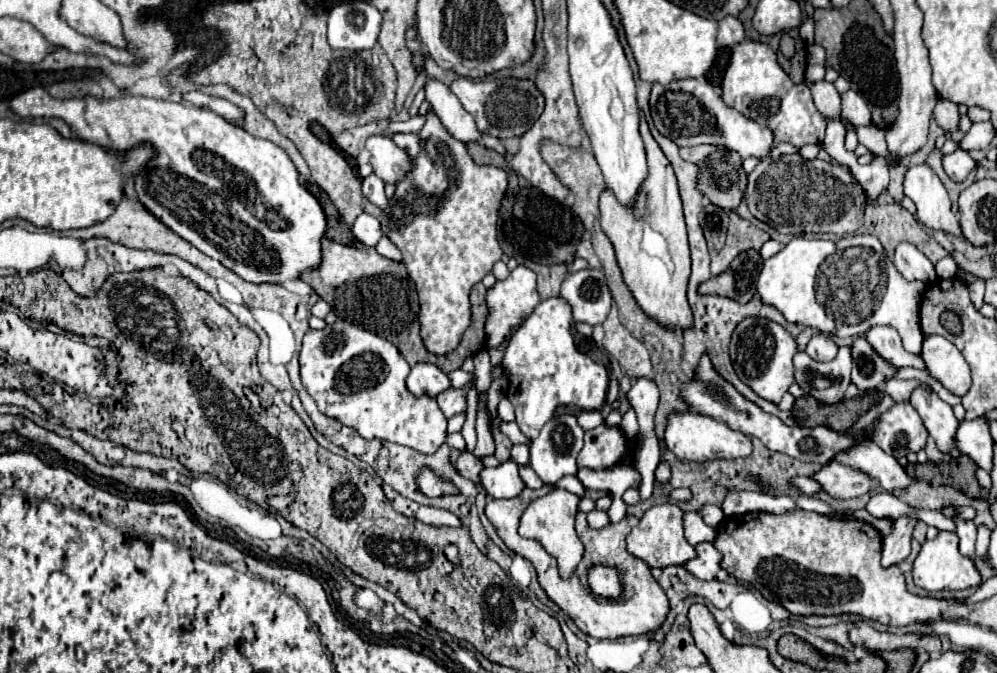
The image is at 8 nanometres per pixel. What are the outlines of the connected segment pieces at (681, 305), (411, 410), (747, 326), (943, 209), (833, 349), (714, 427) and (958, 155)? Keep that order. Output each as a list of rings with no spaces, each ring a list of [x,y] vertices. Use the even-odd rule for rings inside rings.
[[[642,111],[640,135],[646,143],[648,177],[644,179],[644,185],[640,185],[640,193],[636,195],[636,201],[630,207],[620,205],[608,187],[602,191],[602,229],[614,245],[624,281],[630,287],[642,311],[668,329],[686,329],[692,327],[692,311],[686,301],[686,285],[690,277],[690,247],[676,175],[660,145],[654,141]]]
[[[336,319],[320,331],[308,331],[302,339],[300,351],[300,379],[304,389],[316,401],[320,413],[338,419],[342,425],[356,429],[364,439],[384,439],[404,447],[412,447],[420,453],[434,453],[446,441],[446,417],[436,405],[436,399],[428,395],[412,395],[406,389],[406,377],[410,365],[404,361],[400,351],[382,337],[360,329],[348,321]]]
[[[748,317],[742,323],[736,325],[732,333],[732,343],[730,343],[730,359],[734,369],[744,369],[744,383],[762,399],[780,403],[782,395],[788,391],[788,387],[794,383],[794,365],[792,357],[796,353],[796,343],[792,335],[780,327],[778,323],[772,323],[768,319],[758,319],[758,317]]]
[[[926,163],[908,169],[904,179],[904,193],[916,203],[918,221],[930,229],[942,229],[946,233],[962,237],[958,219],[950,211],[948,191]]]
[[[814,333],[806,347],[806,353],[816,361],[832,361],[838,353],[838,345],[832,341],[832,337]]]
[[[674,413],[668,417],[666,435],[664,435],[666,447],[680,459],[690,463],[706,463],[714,459],[740,459],[752,455],[752,439],[746,437],[740,431],[732,431],[722,421],[716,421],[712,417],[696,415],[696,413]]]
[[[956,149],[954,153],[944,155],[944,159],[942,159],[942,167],[944,167],[946,175],[948,175],[952,181],[962,183],[962,181],[968,177],[968,173],[976,167],[976,161],[968,155],[968,151],[964,151],[964,149]]]

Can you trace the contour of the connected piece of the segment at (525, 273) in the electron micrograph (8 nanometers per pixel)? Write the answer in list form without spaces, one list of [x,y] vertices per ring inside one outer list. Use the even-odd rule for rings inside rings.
[[[518,265],[508,279],[504,281],[496,281],[494,287],[490,287],[486,291],[486,305],[488,305],[488,317],[486,317],[486,347],[500,347],[506,337],[510,337],[510,333],[532,313],[532,309],[540,303],[540,295],[536,291],[536,275],[534,271],[530,271],[524,265]]]

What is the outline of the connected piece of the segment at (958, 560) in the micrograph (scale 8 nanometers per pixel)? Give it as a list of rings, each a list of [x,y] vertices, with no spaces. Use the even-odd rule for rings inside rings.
[[[940,531],[932,541],[926,541],[914,561],[914,585],[924,587],[926,591],[958,591],[980,585],[980,573],[974,567],[974,561],[960,555],[958,537],[950,531]]]

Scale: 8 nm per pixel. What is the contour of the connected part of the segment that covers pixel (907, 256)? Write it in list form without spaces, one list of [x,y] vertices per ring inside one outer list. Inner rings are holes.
[[[900,243],[894,249],[894,265],[900,271],[900,275],[908,281],[930,281],[936,279],[934,265],[926,255],[922,255],[914,245]]]

